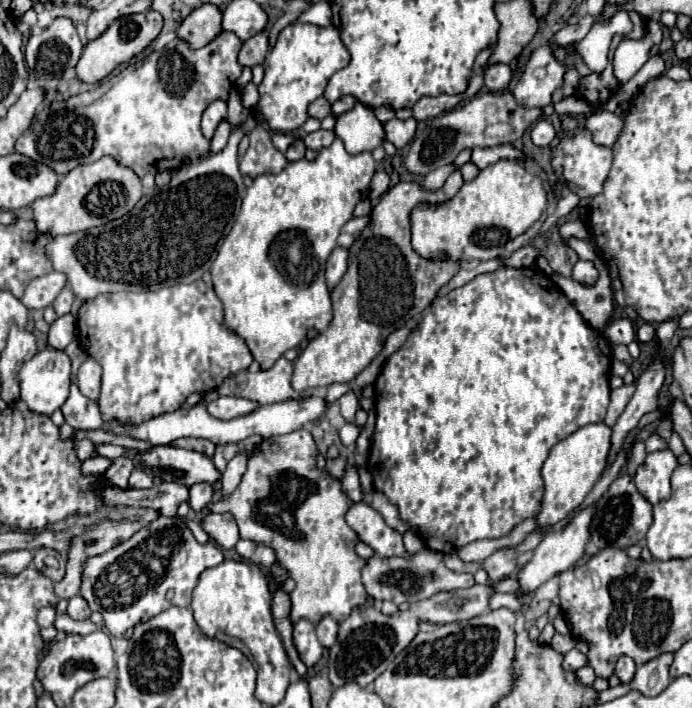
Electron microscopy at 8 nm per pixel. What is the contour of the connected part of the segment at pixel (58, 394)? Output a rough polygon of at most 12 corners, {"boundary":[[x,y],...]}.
{"boundary":[[37,352],[17,374],[21,402],[51,416],[69,396],[71,360]]}

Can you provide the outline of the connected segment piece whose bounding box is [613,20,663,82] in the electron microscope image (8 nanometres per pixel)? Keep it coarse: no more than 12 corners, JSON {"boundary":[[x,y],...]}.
{"boundary":[[647,24],[641,40],[615,50],[615,76],[627,82],[659,52],[663,28]]}

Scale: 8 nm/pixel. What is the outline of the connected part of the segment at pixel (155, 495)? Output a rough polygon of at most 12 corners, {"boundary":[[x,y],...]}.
{"boundary":[[161,482],[149,490],[107,486],[103,500],[153,508],[161,516],[177,516],[189,500],[189,488]]}

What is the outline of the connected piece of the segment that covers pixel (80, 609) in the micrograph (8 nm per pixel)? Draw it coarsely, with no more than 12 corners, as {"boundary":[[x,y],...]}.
{"boundary":[[81,596],[69,600],[71,620],[89,620],[91,610]]}

